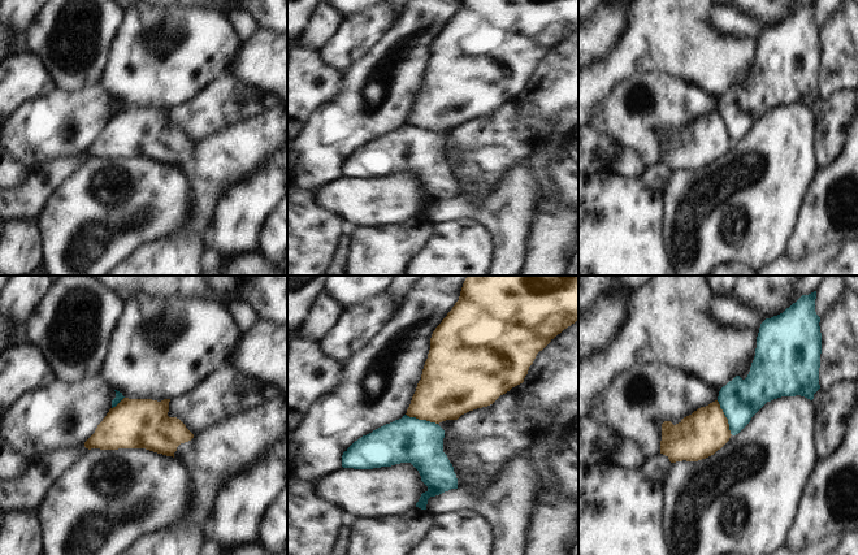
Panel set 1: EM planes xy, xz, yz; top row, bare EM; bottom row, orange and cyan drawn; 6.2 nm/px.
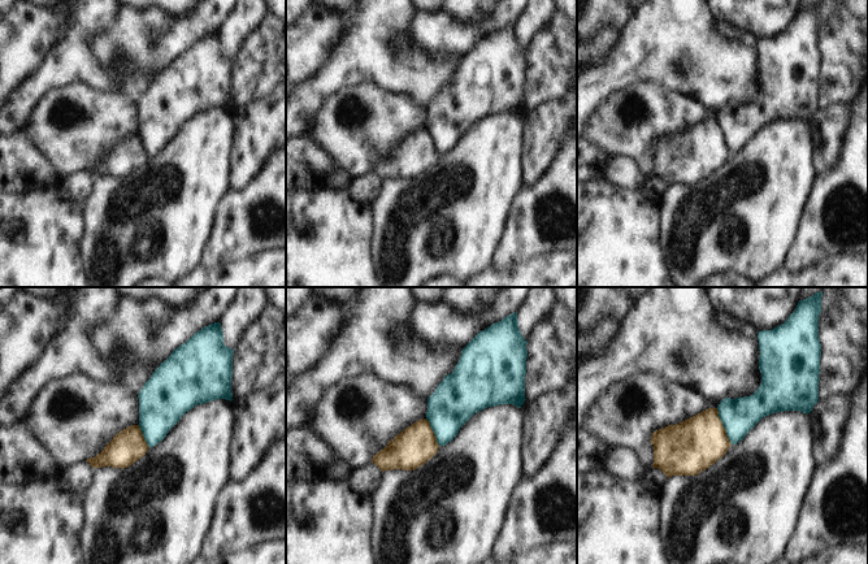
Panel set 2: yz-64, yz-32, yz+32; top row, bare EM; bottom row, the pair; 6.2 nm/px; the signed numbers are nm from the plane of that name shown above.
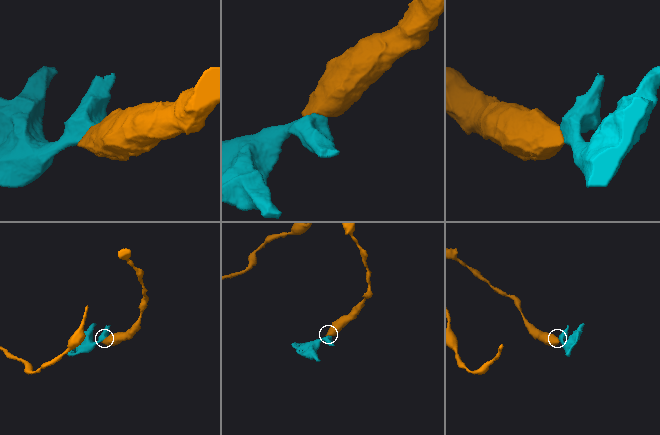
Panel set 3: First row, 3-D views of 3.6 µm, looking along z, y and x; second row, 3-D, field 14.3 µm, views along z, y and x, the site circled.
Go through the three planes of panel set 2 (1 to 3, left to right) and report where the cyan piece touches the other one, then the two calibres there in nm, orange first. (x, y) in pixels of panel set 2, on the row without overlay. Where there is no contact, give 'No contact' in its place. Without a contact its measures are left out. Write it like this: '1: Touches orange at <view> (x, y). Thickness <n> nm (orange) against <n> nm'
1: Touches orange at yz-64 (143, 146). Thickness 200 nm (orange) against 300 nm
2: Touches orange at yz-32 (433, 140). Thickness 240 nm (orange) against 280 nm
3: Touches orange at yz+32 (723, 135). Thickness 320 nm (orange) against 220 nm.

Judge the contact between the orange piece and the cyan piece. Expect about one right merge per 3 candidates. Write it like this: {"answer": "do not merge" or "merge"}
{"answer": "do not merge"}

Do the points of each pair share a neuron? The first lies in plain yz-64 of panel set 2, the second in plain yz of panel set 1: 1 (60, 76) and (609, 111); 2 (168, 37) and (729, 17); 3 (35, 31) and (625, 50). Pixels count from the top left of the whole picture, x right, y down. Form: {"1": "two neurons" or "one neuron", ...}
{"1": "two neurons", "2": "one neuron", "3": "two neurons"}

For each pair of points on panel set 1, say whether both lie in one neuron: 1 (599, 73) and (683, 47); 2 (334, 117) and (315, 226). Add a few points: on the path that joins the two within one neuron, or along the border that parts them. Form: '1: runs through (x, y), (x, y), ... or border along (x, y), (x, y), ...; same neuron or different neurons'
1: runs through (620, 64), (642, 47), (662, 47); same neuron
2: runs through (323, 144), (306, 167), (306, 199); same neuron

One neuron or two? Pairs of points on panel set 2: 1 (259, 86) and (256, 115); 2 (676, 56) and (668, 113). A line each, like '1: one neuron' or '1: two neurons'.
1: two neurons
2: two neurons

